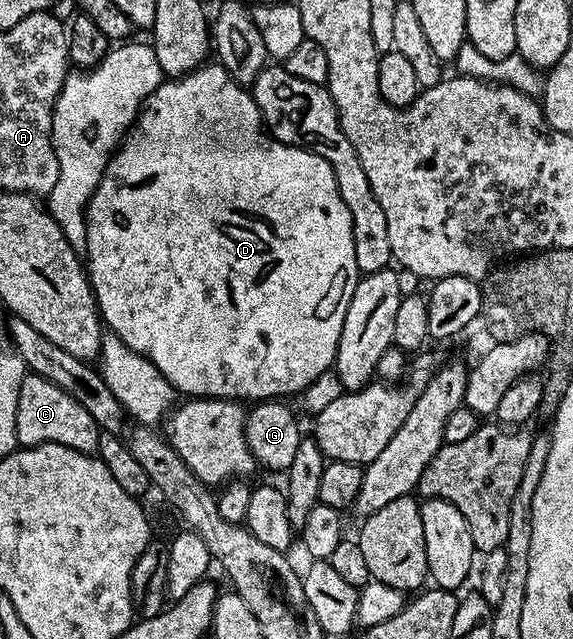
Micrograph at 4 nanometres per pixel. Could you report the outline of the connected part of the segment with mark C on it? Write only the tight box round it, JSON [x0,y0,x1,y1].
[16,372,101,455]

